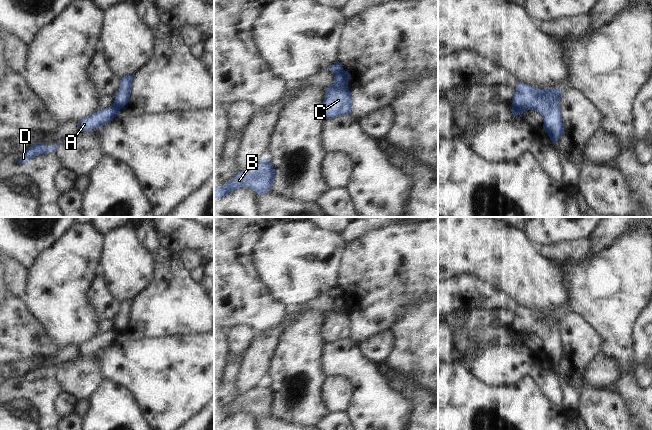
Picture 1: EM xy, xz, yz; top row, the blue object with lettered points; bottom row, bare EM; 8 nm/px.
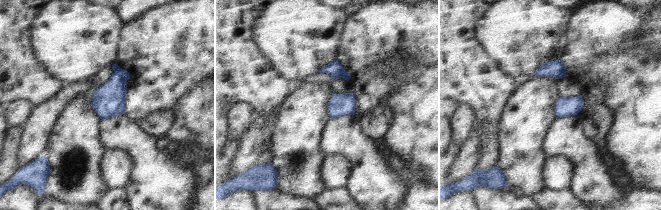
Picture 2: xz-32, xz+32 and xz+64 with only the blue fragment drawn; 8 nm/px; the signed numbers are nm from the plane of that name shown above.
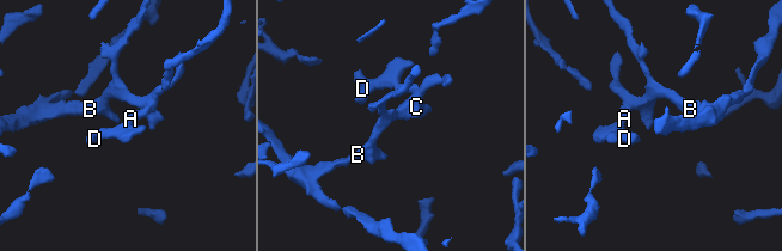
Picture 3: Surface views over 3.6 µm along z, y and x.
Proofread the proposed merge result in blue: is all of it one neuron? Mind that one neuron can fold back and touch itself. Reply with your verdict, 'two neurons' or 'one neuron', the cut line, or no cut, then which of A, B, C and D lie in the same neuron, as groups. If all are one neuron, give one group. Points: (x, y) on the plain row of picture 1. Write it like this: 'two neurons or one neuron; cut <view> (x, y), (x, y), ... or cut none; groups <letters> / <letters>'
two neurons; cut xz (343, 293), (334, 300); groups A D / B C

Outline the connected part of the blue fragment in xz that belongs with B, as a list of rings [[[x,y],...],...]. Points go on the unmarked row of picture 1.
[[[265,382],[252,391],[240,395],[223,410],[214,411],[214,423],[223,423],[242,411],[251,412],[258,418],[266,418],[270,415],[274,403],[275,393],[269,383]]]

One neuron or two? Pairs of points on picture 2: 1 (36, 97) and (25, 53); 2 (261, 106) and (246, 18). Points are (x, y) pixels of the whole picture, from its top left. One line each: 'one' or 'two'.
1: one
2: one

